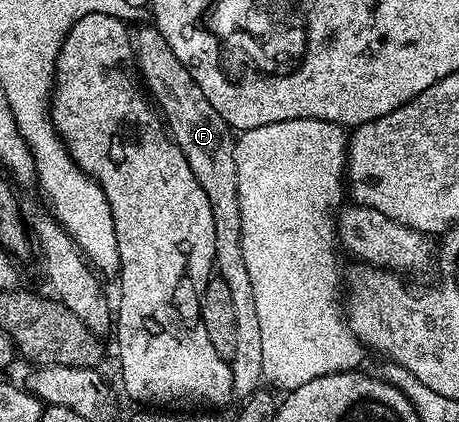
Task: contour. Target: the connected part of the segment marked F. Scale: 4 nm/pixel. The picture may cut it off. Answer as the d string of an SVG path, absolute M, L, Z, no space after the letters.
M146 22L142 28L134 27L131 35L133 37L133 59L136 71L151 97L152 103L159 109L167 131L173 141L183 150L187 162L191 166L191 174L203 186L203 194L207 194L207 202L211 202L211 218L215 218L215 265L216 275L223 282L227 282L231 290L231 302L235 309L235 354L229 361L229 369L233 375L233 394L237 398L246 398L256 392L263 384L263 338L259 335L259 310L255 302L255 294L258 289L253 285L253 276L249 273L249 264L245 261L245 248L241 245L241 239L245 236L245 220L241 217L241 204L243 197L239 194L239 174L235 166L235 154L233 145L235 143L234 129L207 102L203 90L199 90L199 82L191 78L187 66L175 58L175 50L167 46L167 38L152 23Z

